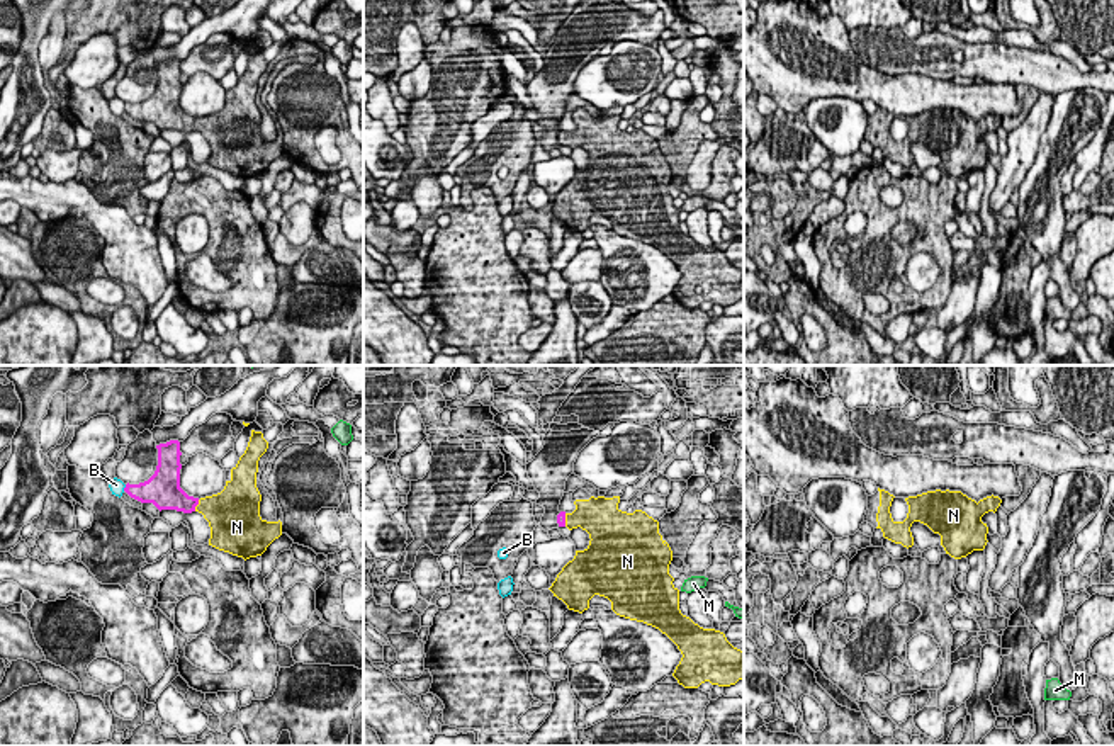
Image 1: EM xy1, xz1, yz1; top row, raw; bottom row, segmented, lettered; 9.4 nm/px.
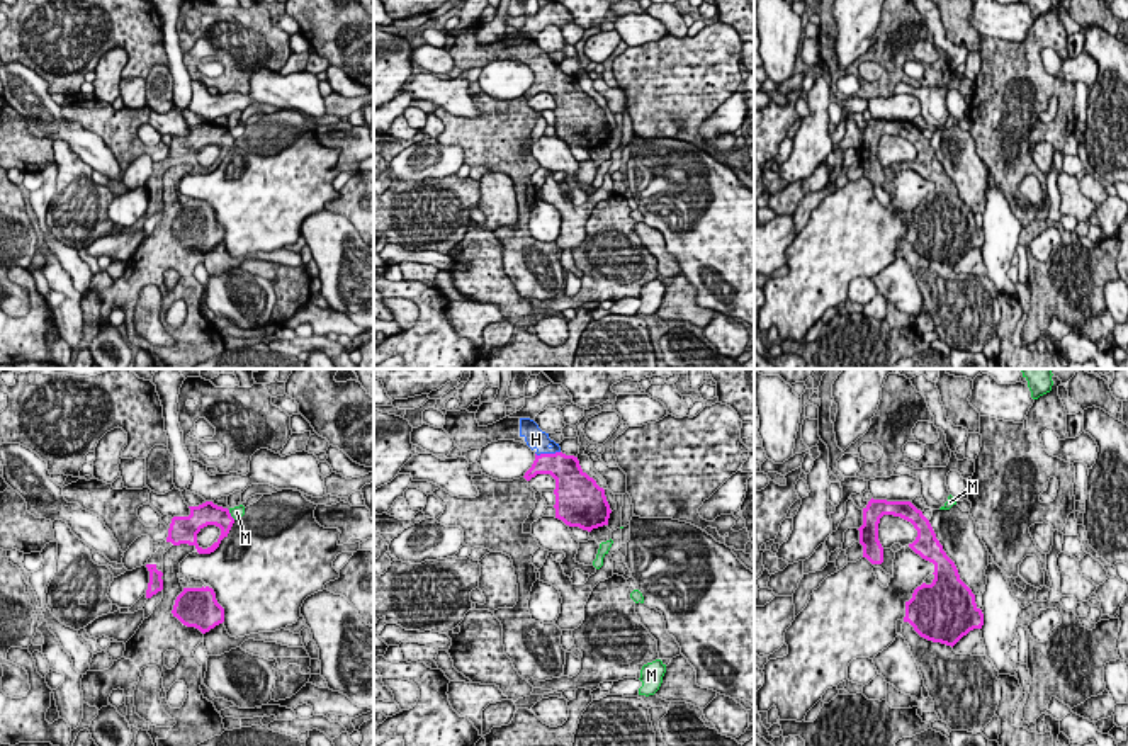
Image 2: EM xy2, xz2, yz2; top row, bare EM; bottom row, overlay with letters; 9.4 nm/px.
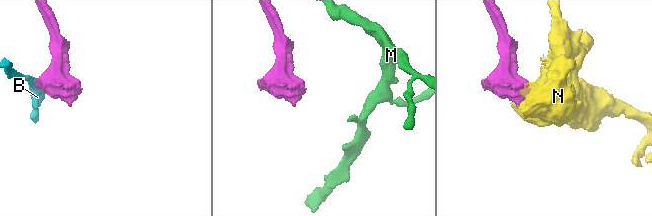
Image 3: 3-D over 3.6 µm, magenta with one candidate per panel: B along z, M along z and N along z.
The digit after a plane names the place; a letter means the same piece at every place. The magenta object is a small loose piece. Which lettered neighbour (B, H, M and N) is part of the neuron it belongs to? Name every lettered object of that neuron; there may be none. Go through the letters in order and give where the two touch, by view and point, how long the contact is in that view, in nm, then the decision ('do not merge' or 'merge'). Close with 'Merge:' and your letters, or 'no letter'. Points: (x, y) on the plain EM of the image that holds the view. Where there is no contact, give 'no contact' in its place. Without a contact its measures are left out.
B: xy1 (124, 107) | 70 nm | do not merge
H: xz2 (547, 73) | 240 nm | merge
M: xy2 (230, 135) | 120 nm | do not merge
N: xy1 (197, 123) | 120 nm | merge
Merge: H, N

